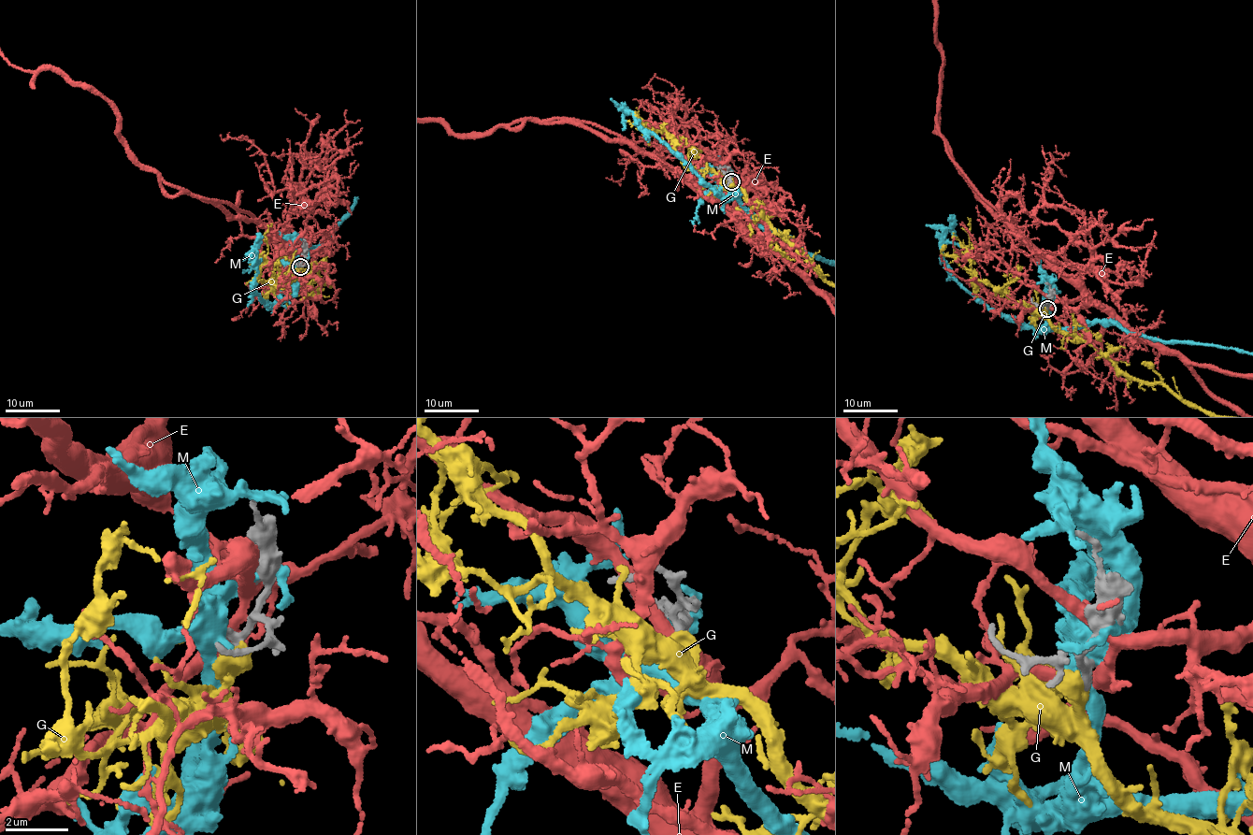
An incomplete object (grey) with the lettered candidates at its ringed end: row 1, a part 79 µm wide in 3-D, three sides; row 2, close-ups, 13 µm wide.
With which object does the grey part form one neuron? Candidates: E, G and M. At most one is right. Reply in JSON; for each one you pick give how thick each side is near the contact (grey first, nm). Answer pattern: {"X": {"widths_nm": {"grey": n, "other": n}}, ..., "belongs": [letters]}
{"G": {"widths_nm": {"grey": 200, "other": 480}}, "belongs": ["G"]}

